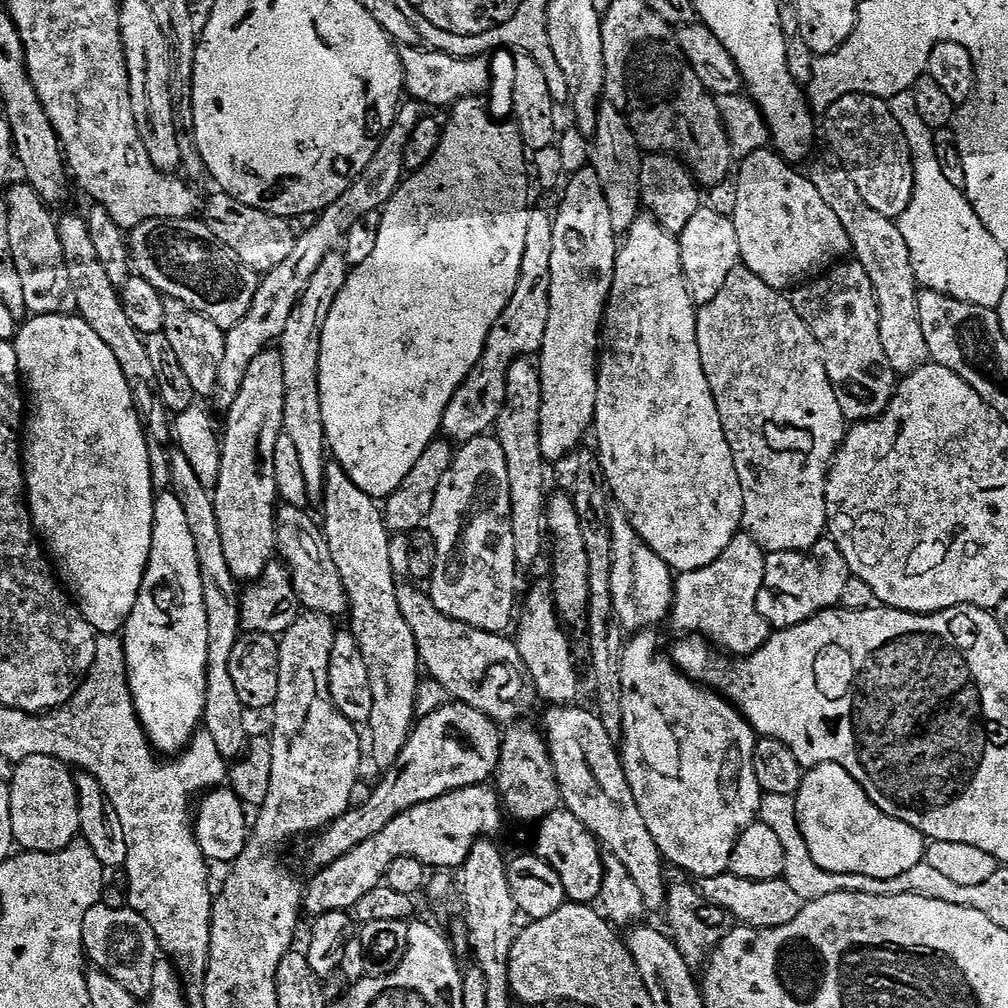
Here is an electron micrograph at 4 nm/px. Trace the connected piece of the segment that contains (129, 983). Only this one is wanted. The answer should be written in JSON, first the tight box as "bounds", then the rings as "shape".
{"bounds":[84,902,162,998],"shape":[[[101,902],[94,905],[84,920],[84,951],[87,959],[91,963],[93,960],[96,963],[93,965],[99,971],[114,978],[122,990],[138,998],[151,997],[152,987],[156,984],[156,959],[162,956],[159,938],[142,914],[127,906],[107,908],[106,904]]]}

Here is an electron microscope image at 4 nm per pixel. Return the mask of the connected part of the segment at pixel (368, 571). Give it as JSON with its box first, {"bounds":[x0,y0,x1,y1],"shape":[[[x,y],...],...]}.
{"bounds":[322,466,422,682],"shape":[[[332,466],[326,472],[326,491],[322,509],[324,509],[324,520],[322,519],[322,531],[326,541],[327,555],[334,562],[338,574],[344,583],[344,589],[348,595],[350,605],[350,617],[352,616],[351,635],[360,645],[365,660],[374,660],[384,668],[384,672],[394,674],[396,682],[400,680],[414,679],[414,672],[422,672],[422,661],[420,650],[416,645],[414,634],[408,625],[405,609],[400,609],[400,596],[396,593],[396,572],[392,569],[392,540],[385,513],[381,505],[373,497],[361,490],[355,480],[345,474],[344,469]]]}

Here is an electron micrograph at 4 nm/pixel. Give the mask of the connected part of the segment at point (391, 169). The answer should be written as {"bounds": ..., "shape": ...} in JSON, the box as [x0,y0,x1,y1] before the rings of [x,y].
{"bounds":[213,101,420,413],"shape":[[[405,101],[396,113],[395,123],[391,125],[381,139],[380,152],[384,153],[384,155],[386,154],[386,158],[384,160],[385,168],[380,176],[372,184],[366,178],[353,181],[351,187],[343,194],[342,199],[327,209],[314,222],[317,223],[310,230],[304,234],[303,232],[301,233],[301,236],[297,239],[298,249],[293,259],[265,273],[258,290],[255,292],[254,302],[251,303],[251,308],[247,312],[246,318],[234,327],[227,329],[225,333],[226,350],[223,354],[222,366],[219,368],[219,382],[213,399],[213,402],[215,401],[215,407],[213,406],[215,411],[220,410],[225,413],[231,411],[244,385],[245,378],[251,366],[255,363],[253,361],[254,358],[260,355],[262,350],[266,349],[270,343],[273,345],[276,341],[279,341],[291,312],[303,292],[306,291],[321,262],[324,261],[324,258],[329,253],[343,251],[345,247],[343,245],[344,240],[354,221],[361,221],[370,211],[387,207],[389,201],[396,195],[406,174],[404,151],[408,145],[402,144],[402,140],[404,140],[404,136],[406,136],[406,132],[410,128],[412,116],[414,116],[419,104],[420,102],[418,101]]]}

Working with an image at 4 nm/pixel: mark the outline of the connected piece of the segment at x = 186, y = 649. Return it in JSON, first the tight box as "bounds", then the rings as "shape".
{"bounds":[123,490,210,753],"shape":[[[168,490],[156,496],[152,553],[148,559],[148,569],[140,587],[138,602],[130,618],[124,623],[123,636],[124,660],[128,663],[126,683],[137,713],[144,714],[148,708],[148,720],[146,716],[144,724],[148,742],[157,753],[179,753],[191,744],[193,736],[201,727],[210,704],[210,695],[207,680],[207,614],[198,550],[190,522],[186,520],[183,502],[175,491]]]}

